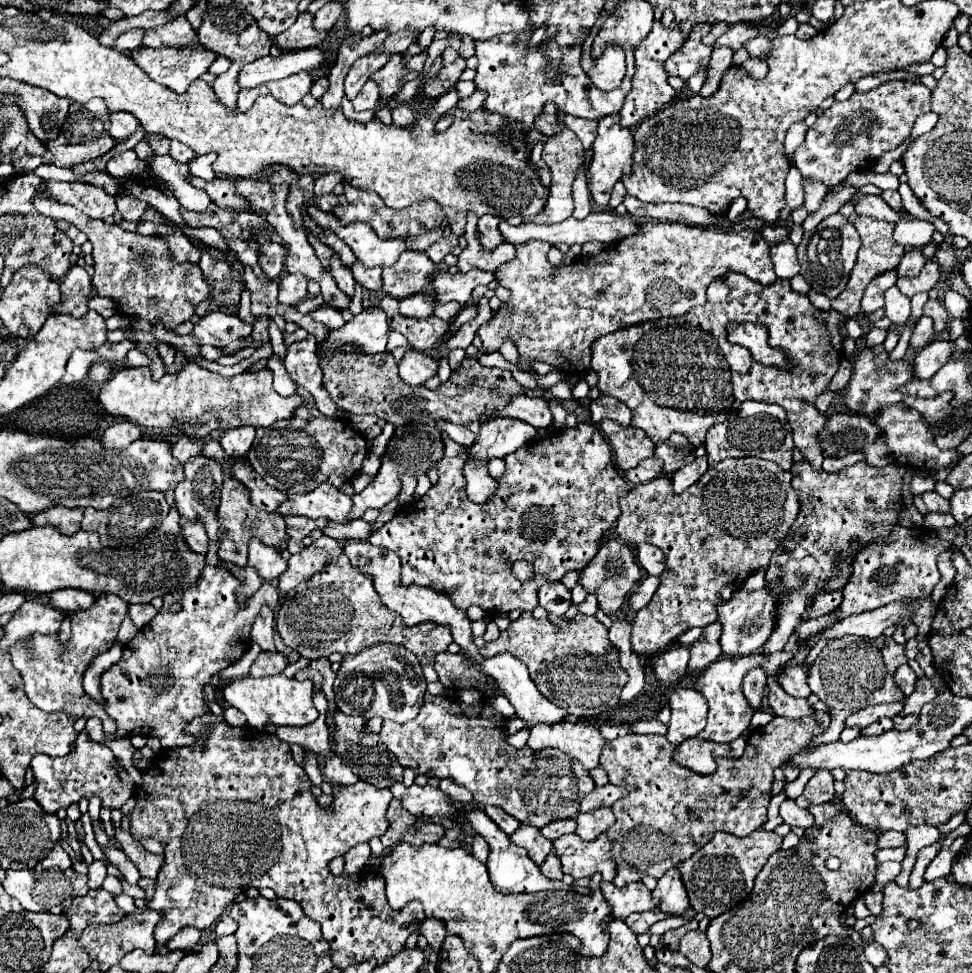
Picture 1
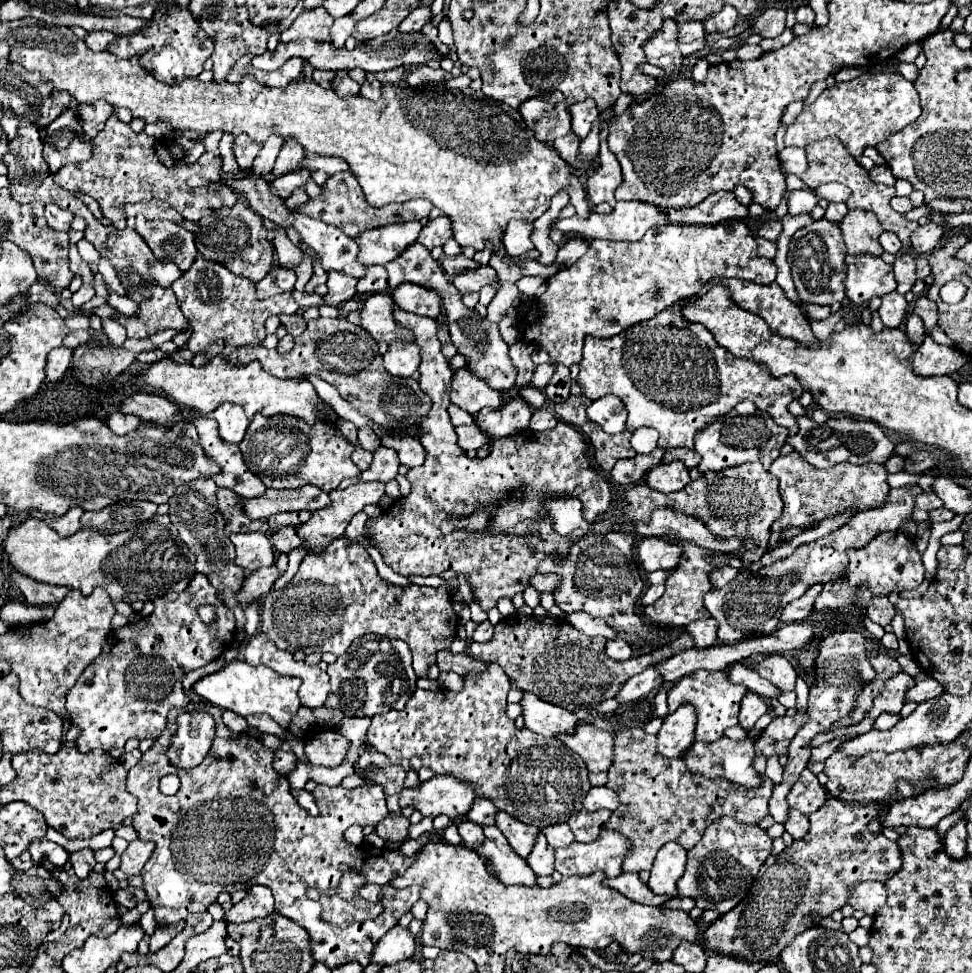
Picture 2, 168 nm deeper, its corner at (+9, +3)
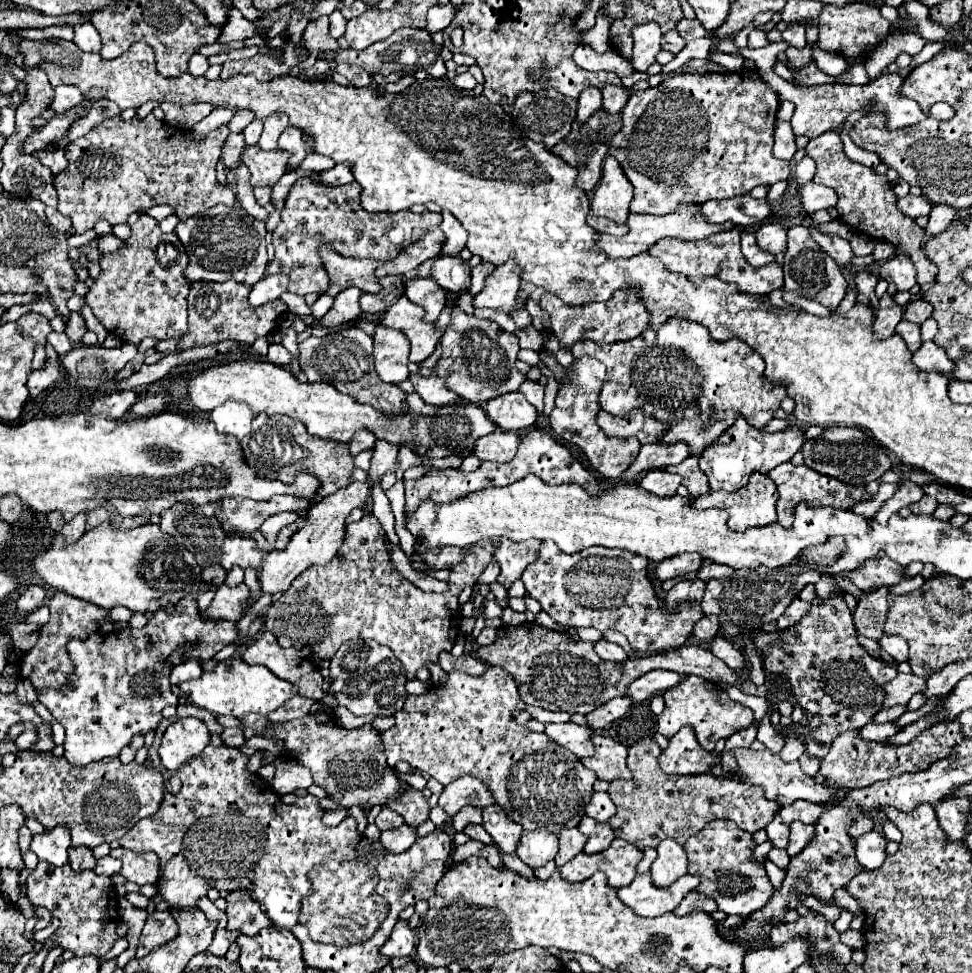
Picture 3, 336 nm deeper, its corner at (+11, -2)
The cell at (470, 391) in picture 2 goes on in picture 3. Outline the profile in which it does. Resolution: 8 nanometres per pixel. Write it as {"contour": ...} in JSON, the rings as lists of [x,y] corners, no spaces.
{"contour":[[[409,374],[409,380],[415,386],[415,392],[427,402],[427,404],[437,404],[437,406],[445,406],[451,402],[459,402],[461,398],[457,394],[453,394],[453,390],[449,390],[445,386],[445,382],[441,382],[439,376],[429,376],[423,378],[421,374]]]}

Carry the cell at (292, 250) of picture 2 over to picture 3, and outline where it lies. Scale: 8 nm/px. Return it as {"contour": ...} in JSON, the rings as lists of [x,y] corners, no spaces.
{"contour":[[[243,164],[237,168],[237,174],[235,174],[235,194],[237,194],[239,204],[241,204],[253,218],[267,222],[269,212],[255,200],[255,196],[253,196],[253,184],[249,184],[249,168],[245,168]]]}

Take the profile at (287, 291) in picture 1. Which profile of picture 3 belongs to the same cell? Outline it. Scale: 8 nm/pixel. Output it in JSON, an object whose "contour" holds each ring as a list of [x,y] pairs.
{"contour":[[[269,274],[261,282],[257,282],[257,284],[251,286],[249,302],[253,306],[267,304],[267,302],[279,298],[287,290],[287,284],[289,284],[289,278],[285,278],[285,274],[273,274],[273,276]]]}

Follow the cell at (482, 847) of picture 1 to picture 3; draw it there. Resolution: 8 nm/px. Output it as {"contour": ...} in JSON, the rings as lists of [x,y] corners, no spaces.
{"contour":[[[469,824],[465,830],[463,830],[469,838],[473,838],[473,840],[479,840],[479,842],[483,842],[483,844],[491,844],[493,840],[491,840],[491,836],[487,834],[487,830],[483,828],[483,826],[477,826],[477,824]]]}

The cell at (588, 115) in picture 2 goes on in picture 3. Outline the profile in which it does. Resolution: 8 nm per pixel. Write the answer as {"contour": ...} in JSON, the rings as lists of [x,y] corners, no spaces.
{"contour":[[[587,88],[579,96],[579,106],[577,106],[577,120],[587,122],[589,116],[593,116],[601,108],[601,92],[597,88]]]}

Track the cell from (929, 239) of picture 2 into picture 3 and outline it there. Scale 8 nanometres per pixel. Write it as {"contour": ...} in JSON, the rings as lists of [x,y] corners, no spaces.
{"contour":[[[933,206],[931,214],[929,214],[929,222],[923,228],[925,230],[925,238],[933,238],[937,234],[941,234],[955,218],[955,208],[951,206]]]}

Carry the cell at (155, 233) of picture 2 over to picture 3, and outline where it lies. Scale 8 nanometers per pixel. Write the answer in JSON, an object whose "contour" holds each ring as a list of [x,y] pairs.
{"contour":[[[147,214],[131,228],[127,248],[117,254],[105,254],[101,260],[101,276],[89,288],[85,302],[93,308],[97,320],[123,342],[139,344],[145,336],[153,338],[181,338],[187,324],[187,294],[185,266],[189,258],[181,240],[175,234],[165,234],[159,222]]]}

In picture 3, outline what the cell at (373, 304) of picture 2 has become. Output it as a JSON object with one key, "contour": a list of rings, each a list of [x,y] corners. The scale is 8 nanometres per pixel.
{"contour":[[[401,296],[391,308],[383,312],[383,318],[379,324],[399,330],[409,338],[409,361],[416,364],[427,360],[433,354],[441,338],[441,334],[435,330],[435,324],[423,322],[421,308],[409,302],[405,296]]]}

